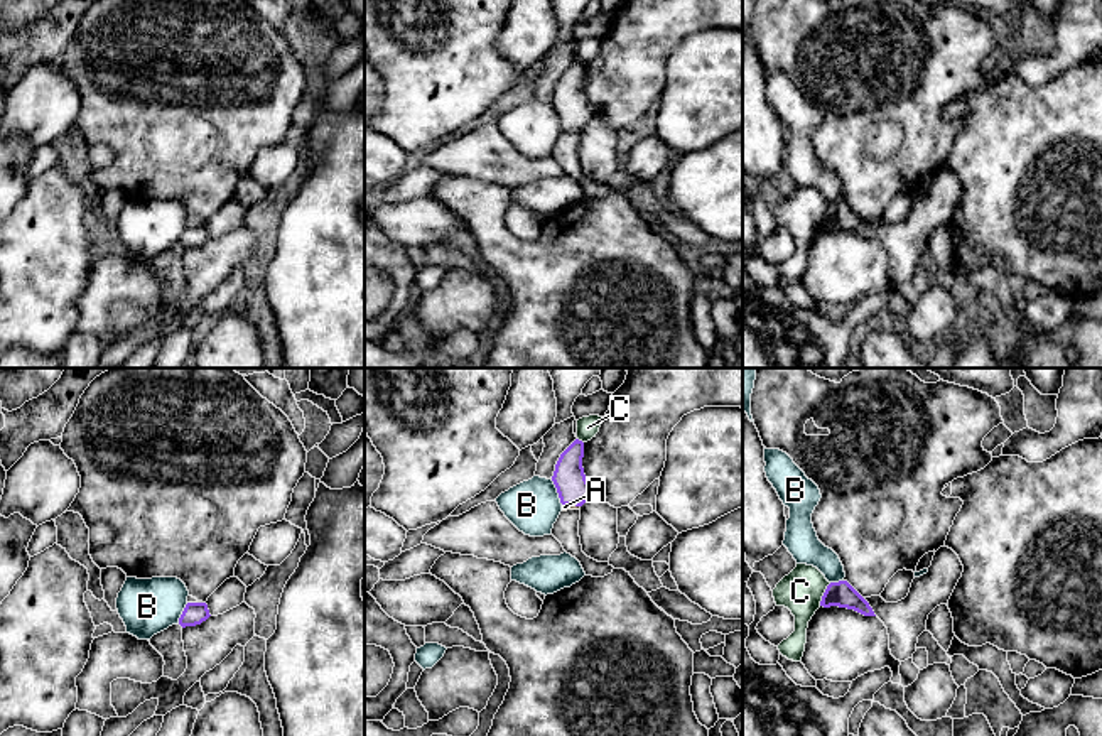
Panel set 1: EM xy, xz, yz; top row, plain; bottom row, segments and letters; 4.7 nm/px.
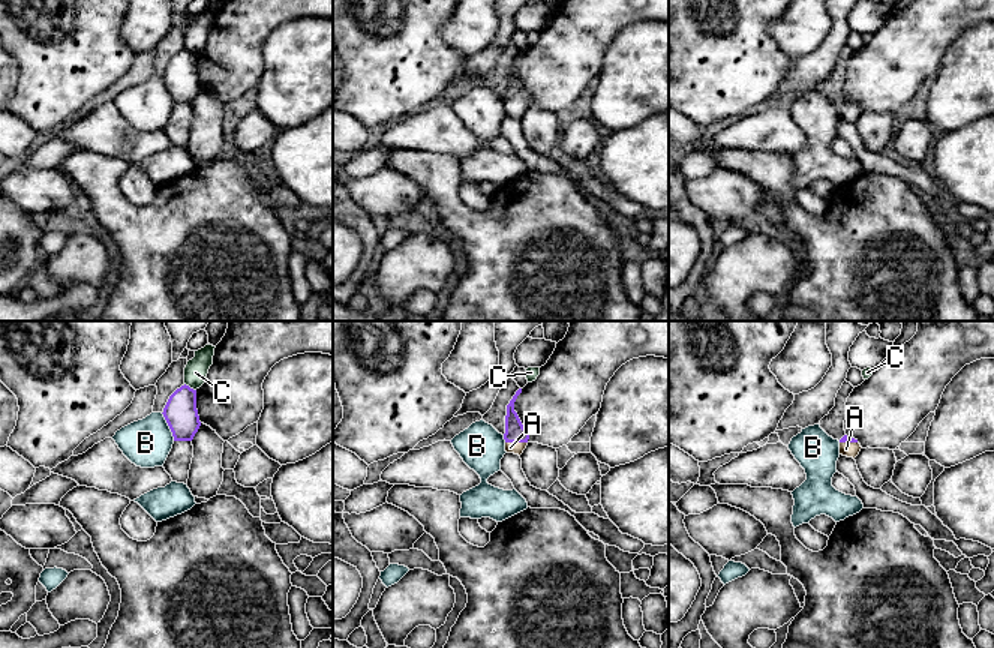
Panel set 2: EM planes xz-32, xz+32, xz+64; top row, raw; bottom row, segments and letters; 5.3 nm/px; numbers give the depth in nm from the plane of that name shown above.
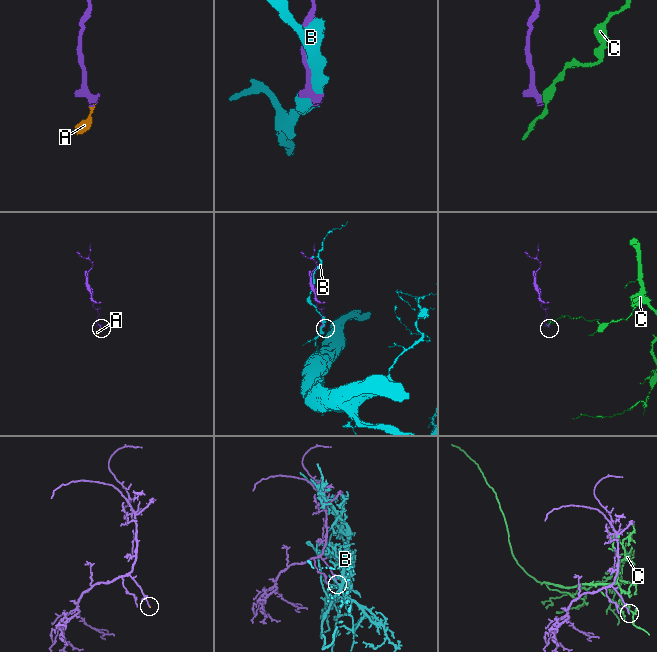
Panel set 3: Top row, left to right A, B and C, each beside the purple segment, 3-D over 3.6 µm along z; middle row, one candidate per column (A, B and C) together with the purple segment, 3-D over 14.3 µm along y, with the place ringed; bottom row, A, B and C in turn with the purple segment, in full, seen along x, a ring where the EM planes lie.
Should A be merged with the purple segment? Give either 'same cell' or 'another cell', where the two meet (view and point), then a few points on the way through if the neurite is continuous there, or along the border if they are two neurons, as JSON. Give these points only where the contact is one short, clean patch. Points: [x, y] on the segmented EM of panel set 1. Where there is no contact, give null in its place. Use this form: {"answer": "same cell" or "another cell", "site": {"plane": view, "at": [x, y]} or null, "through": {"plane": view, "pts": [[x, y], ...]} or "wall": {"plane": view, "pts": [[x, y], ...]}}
{"answer": "same cell", "site": {"plane": "xz", "at": [571, 503]}, "through": {"plane": "xz", "pts": [[569, 478], [571, 503], [564, 507]]}}

